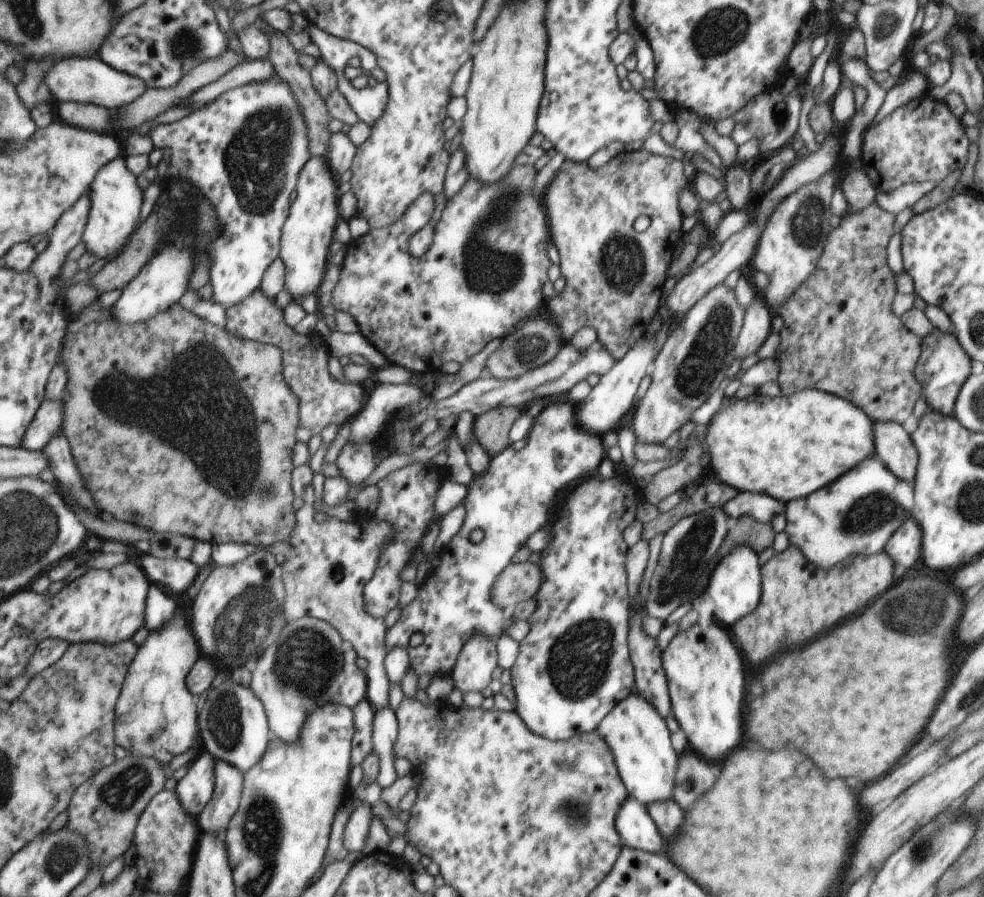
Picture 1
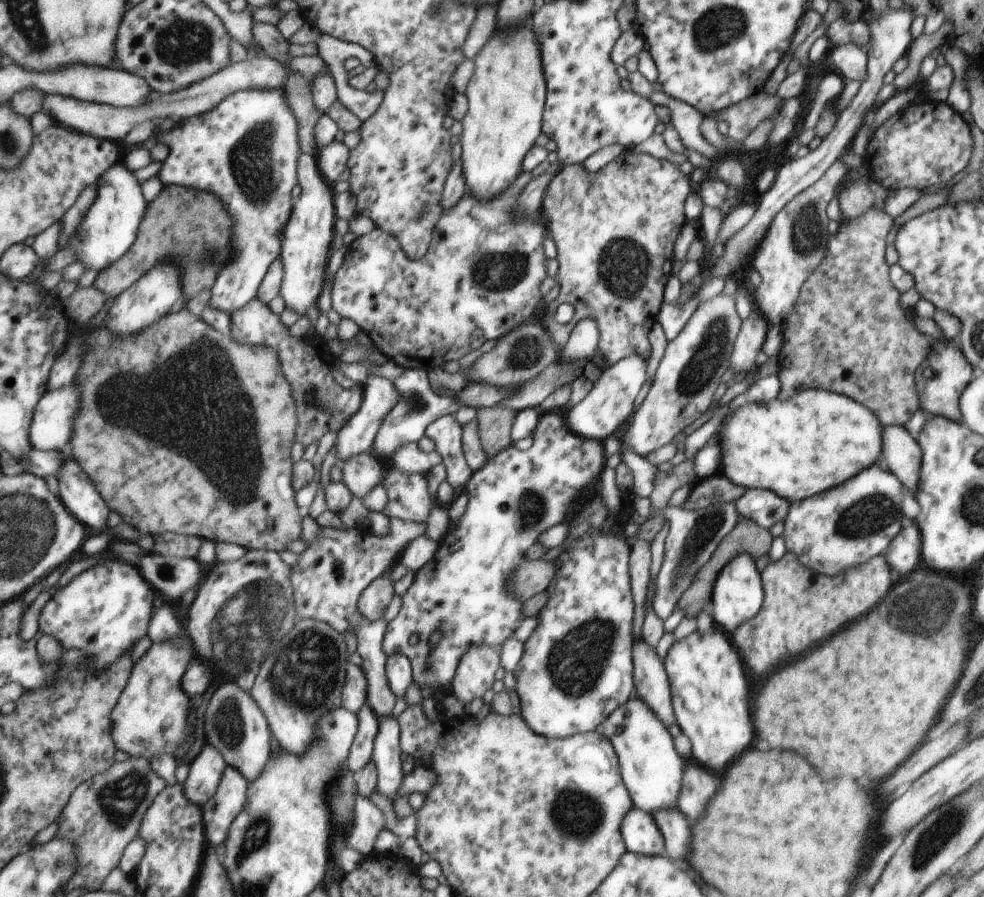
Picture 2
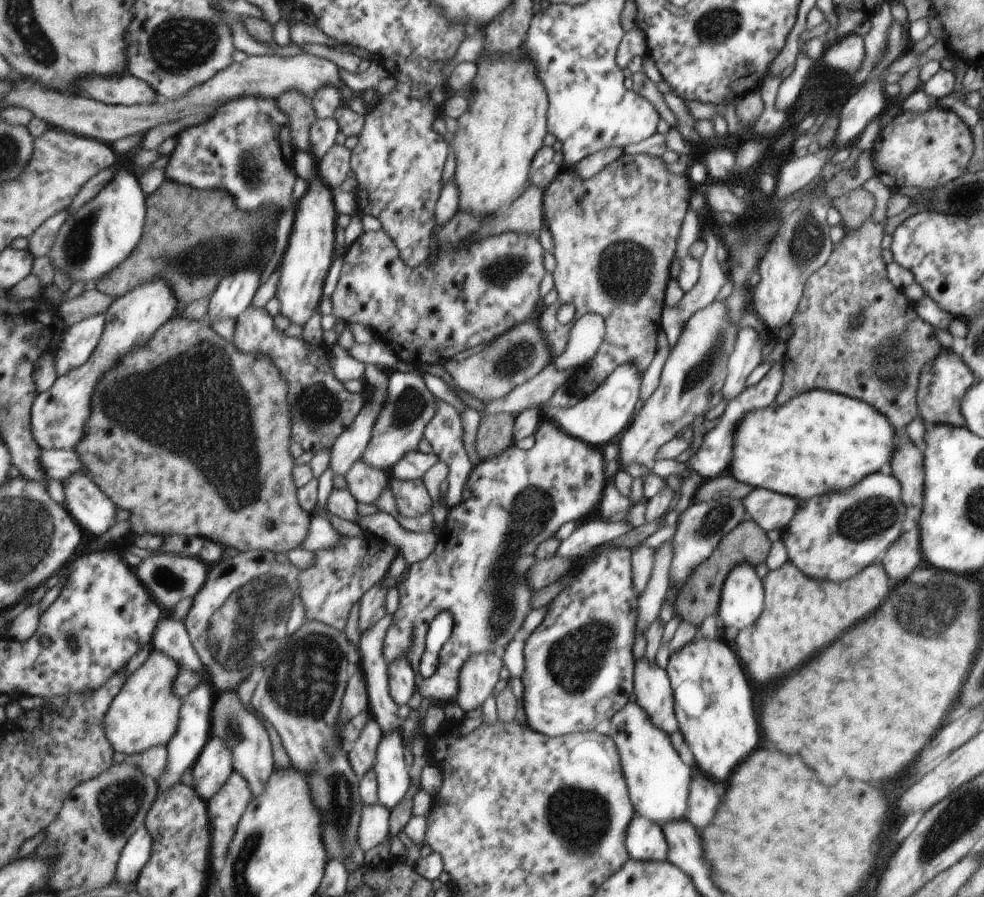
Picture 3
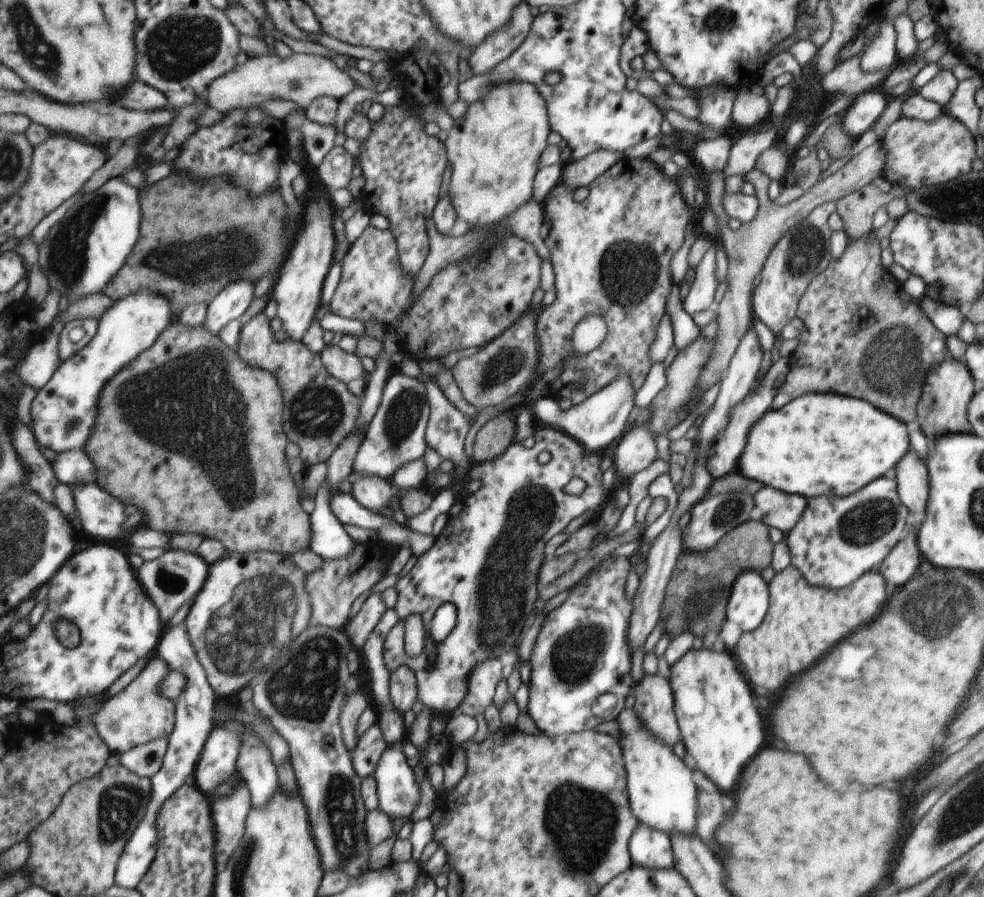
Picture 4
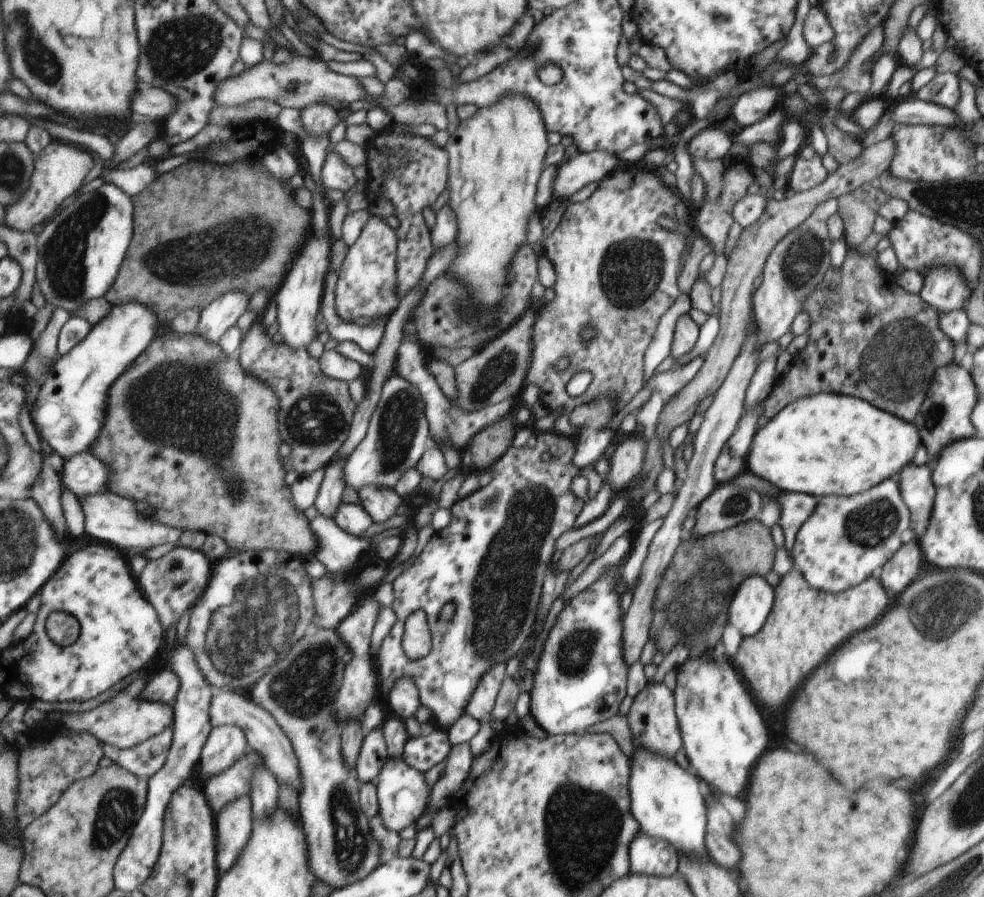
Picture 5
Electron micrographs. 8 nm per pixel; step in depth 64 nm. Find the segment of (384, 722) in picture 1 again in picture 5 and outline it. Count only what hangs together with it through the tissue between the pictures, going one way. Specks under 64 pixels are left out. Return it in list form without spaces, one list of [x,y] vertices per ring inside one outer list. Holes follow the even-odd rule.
[[[403,756],[387,758],[376,784],[380,818],[388,830],[399,833],[406,826],[410,826],[413,822],[416,823],[429,804],[428,798],[430,798],[431,791],[430,786],[424,780],[424,774],[408,766]]]

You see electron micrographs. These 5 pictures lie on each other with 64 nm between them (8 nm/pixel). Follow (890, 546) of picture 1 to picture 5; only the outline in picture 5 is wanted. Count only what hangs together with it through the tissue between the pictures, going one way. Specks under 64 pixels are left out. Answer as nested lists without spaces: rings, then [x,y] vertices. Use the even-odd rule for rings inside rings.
[[[911,536],[908,544],[904,544],[900,551],[880,570],[877,575],[884,588],[896,598],[902,595],[918,576],[922,568],[922,550]]]

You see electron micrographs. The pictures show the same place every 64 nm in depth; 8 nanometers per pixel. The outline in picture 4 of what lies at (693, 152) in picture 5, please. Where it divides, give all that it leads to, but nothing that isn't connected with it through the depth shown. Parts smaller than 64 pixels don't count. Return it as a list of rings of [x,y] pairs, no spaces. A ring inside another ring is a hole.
[[[724,136],[714,140],[699,140],[694,146],[694,160],[708,174],[724,172],[730,160],[730,144],[729,139]]]

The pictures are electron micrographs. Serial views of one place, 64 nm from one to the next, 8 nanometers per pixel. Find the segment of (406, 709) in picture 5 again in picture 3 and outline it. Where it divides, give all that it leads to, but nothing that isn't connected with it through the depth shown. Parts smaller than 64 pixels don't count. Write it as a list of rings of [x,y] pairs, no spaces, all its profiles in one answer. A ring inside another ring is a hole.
[[[396,658],[391,664],[387,664],[390,669],[390,690],[397,705],[408,704],[412,694],[417,691],[415,671],[406,658]]]

